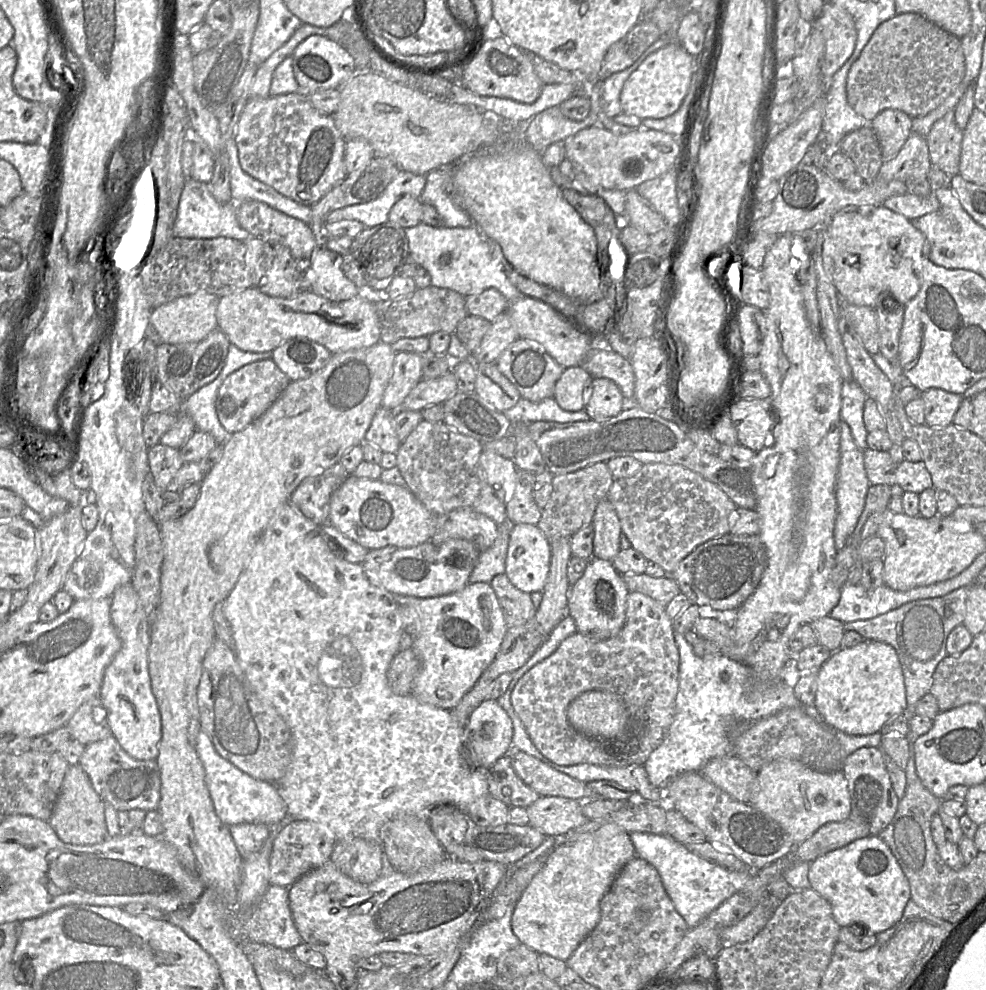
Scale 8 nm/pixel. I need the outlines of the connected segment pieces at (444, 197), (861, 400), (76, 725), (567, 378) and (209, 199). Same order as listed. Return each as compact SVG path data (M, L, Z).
M452 166L438 168L426 175L420 200L432 205L442 217L445 227L471 227L473 221L450 194Z
M853 378L844 381L841 396L841 420L848 424L857 447L864 451L867 448L868 431L864 424L863 412L868 396Z
M99 696L84 702L66 725L71 738L87 746L110 736L111 730L105 721L105 712Z
M582 366L565 368L555 384L553 397L565 411L584 410L592 381L593 377Z
M186 179L175 211L172 236L198 239L225 237L245 241L252 235L240 226L236 216L236 203L234 201L221 204L214 199L207 183Z

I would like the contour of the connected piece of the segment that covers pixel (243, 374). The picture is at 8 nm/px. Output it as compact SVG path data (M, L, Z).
M272 359L250 363L231 373L220 386L215 402L220 423L229 434L243 430L275 402L290 382Z

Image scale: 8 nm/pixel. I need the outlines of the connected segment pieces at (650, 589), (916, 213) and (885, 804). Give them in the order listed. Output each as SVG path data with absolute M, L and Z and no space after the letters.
M622 574L630 592L639 592L657 601L664 608L680 592L677 582L667 575L653 578L646 574Z
M934 193L929 196L903 194L885 200L882 205L908 219L915 219L939 209L940 202Z
M861 747L847 756L842 771L850 795L849 819L866 824L871 835L878 836L893 819L899 803L886 769L884 752L880 747Z

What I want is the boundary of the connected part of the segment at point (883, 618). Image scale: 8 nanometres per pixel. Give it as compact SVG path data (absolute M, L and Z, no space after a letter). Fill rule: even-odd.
M961 587L942 597L921 599L906 603L897 609L891 610L872 619L843 623L845 631L857 632L865 640L882 642L892 646L895 649L902 667L904 685L906 689L907 708L905 713L901 715L906 716L909 727L910 719L915 714L917 702L930 692L930 688L933 684L933 674L937 665L946 656L948 656L946 650L948 635L956 626L963 624L966 615L967 596L968 587Z

